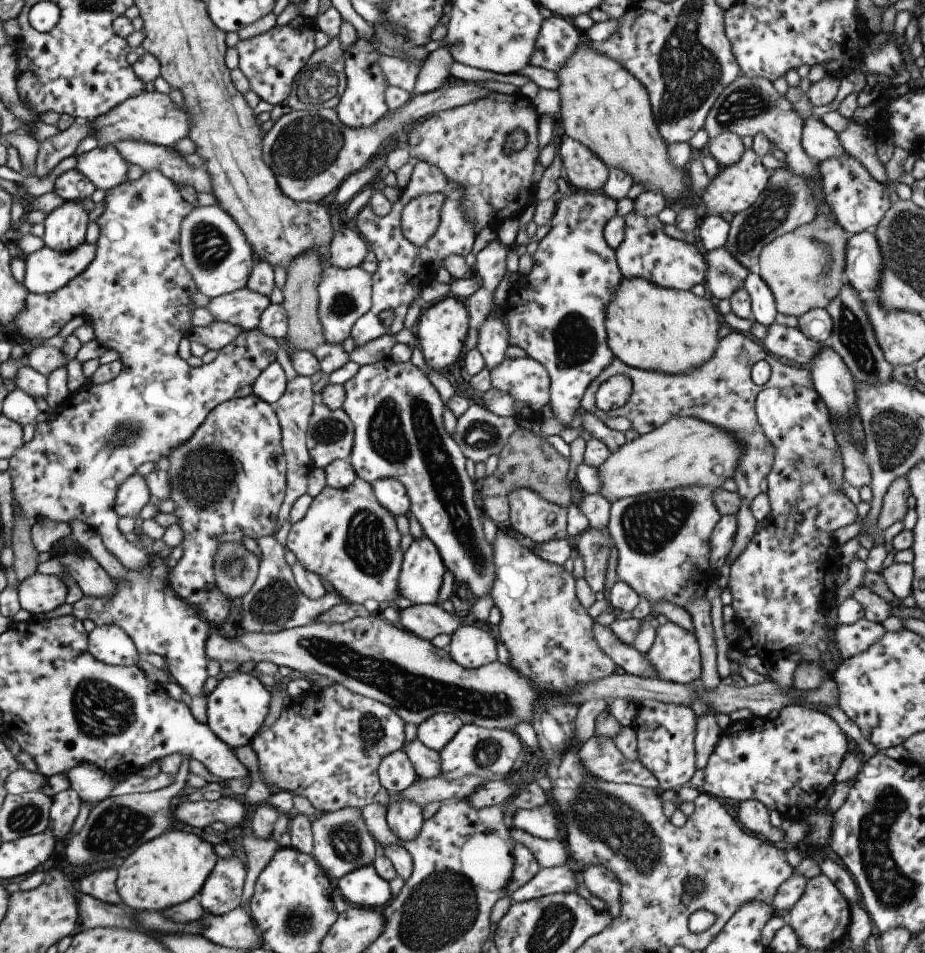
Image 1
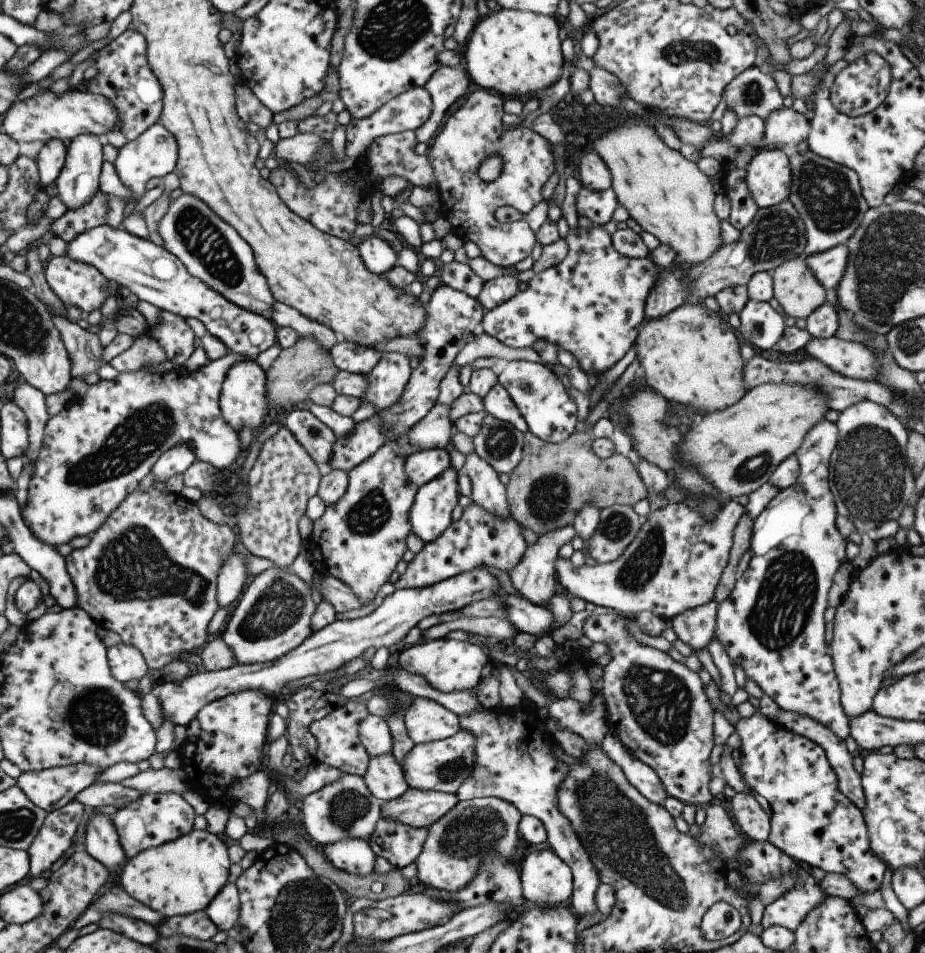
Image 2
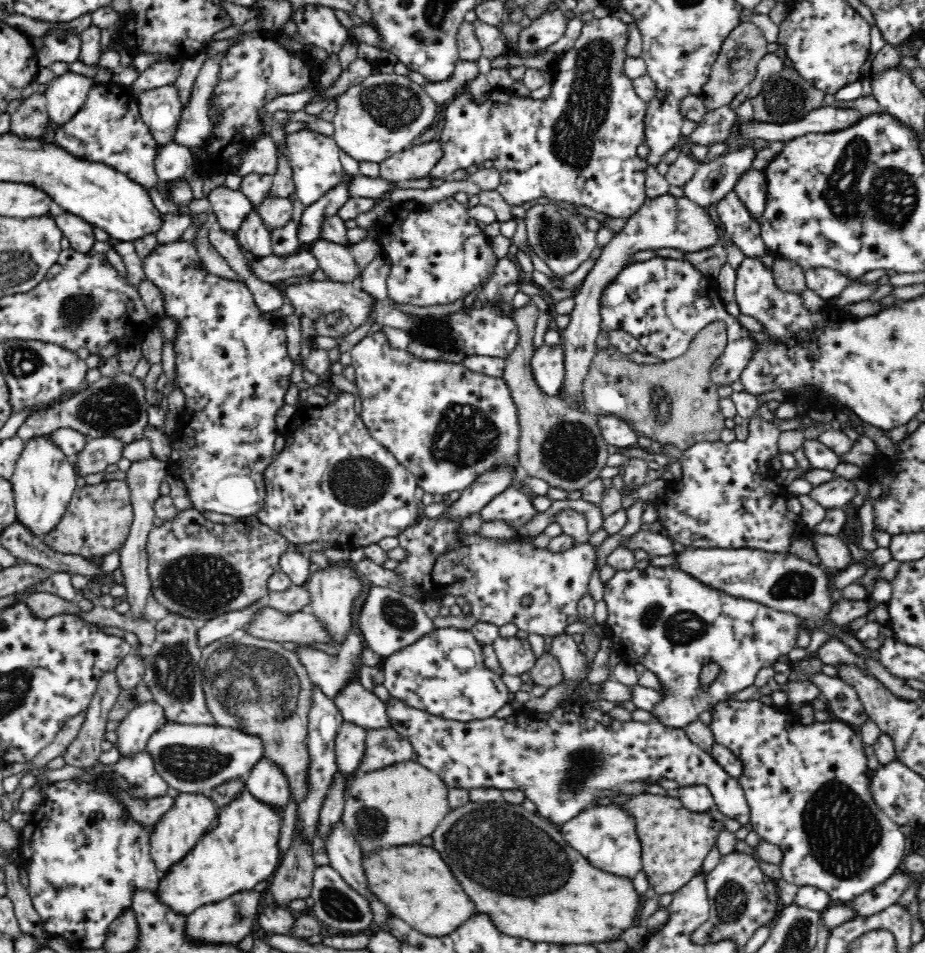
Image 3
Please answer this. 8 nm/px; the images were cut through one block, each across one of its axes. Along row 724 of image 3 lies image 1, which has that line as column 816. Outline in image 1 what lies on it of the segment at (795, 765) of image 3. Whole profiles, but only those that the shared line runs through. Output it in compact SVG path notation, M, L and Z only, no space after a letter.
M790 705L781 708L775 719L751 716L749 719L731 722L728 728L722 730L717 747L710 755L704 770L705 782L701 791L716 798L736 800L740 803L754 799L763 802L769 811L778 810L784 819L805 821L809 829L801 846L812 850L822 848L830 853L829 842L834 813L828 811L826 807L816 808L816 803L834 782L847 750L846 735L830 715L818 709Z

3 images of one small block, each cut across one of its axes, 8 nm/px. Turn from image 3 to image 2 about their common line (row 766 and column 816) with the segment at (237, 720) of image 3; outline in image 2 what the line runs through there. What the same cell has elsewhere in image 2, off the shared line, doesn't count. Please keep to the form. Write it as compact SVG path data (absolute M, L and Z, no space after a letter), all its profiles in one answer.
M804 256L782 262L771 272L773 298L779 310L792 318L808 318L823 306L827 289L806 266Z

